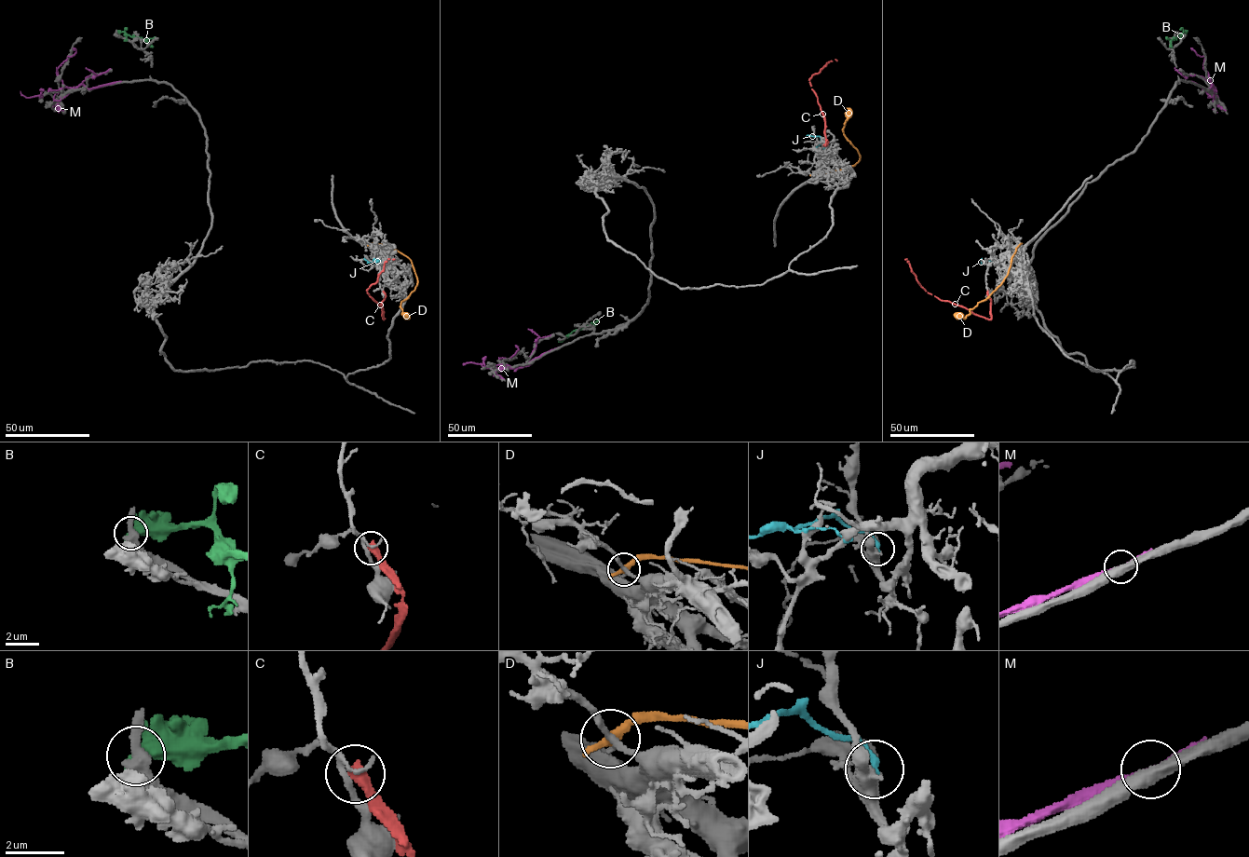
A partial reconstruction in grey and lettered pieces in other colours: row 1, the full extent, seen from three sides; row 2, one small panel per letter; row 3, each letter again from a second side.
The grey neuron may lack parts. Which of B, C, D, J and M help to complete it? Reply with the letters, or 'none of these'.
none of these

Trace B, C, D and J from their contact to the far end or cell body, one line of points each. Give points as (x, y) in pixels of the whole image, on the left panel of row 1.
B: (115, 33), (124, 32), (145, 40), (156, 38)
C: (382, 290), (386, 294), (381, 303), (383, 319), (382, 308), (367, 290), (377, 280), (385, 263), (395, 259)
D: (369, 245), (382, 244), (395, 250), (411, 261), (417, 282), (401, 302), (401, 314), (404, 318), (407, 315)
J: (373, 263), (373, 259), (378, 260), (370, 263), (364, 258)

